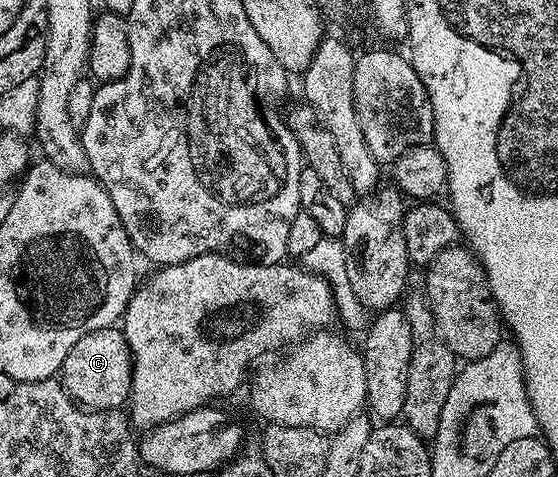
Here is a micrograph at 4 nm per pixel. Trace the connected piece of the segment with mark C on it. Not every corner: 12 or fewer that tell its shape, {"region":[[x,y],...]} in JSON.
{"region":[[120,328],[67,351],[61,386],[90,411],[117,411],[133,381]]}

